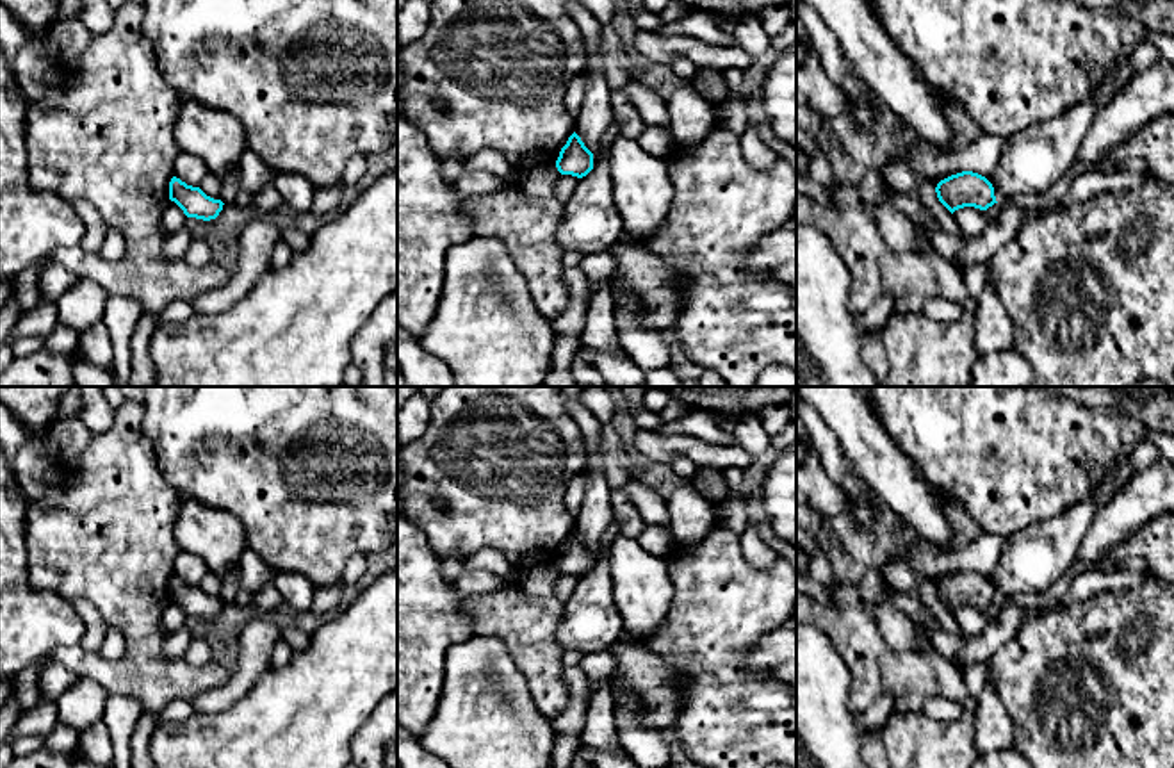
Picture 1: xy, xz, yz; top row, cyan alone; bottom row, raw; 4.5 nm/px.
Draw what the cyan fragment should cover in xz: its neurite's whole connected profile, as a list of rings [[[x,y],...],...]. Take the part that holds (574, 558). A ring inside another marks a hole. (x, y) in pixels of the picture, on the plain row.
[[[575,531],[561,547],[556,567],[561,574],[572,574],[577,577],[586,576],[593,568],[593,552],[584,545]]]

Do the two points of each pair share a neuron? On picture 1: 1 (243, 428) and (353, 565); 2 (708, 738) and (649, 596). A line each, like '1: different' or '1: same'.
1: different
2: different

